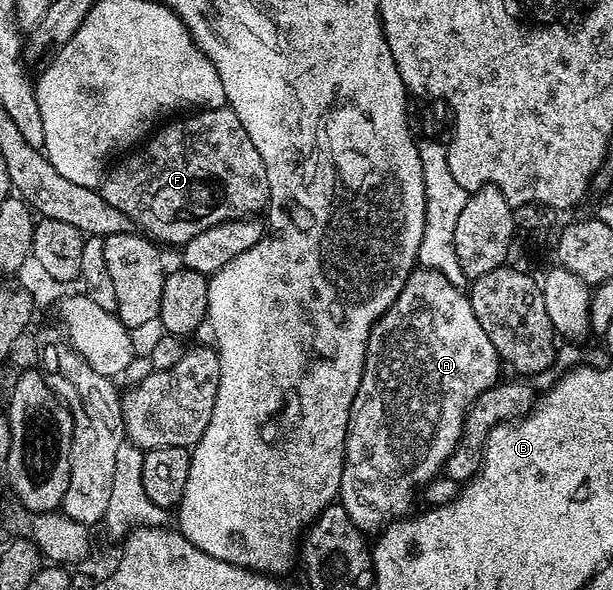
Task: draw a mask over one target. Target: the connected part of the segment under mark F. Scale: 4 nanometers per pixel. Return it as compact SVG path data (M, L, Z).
M227 106L197 110L162 123L140 147L118 159L106 171L99 191L104 200L115 206L115 210L123 210L123 214L127 214L127 218L131 218L144 235L161 246L184 246L191 238L195 238L195 234L219 222L256 217L257 211L260 208L262 211L269 203L267 170L263 166L263 158L259 158L259 150L255 150L251 138L247 138L243 122L239 122L239 118L235 118Z

